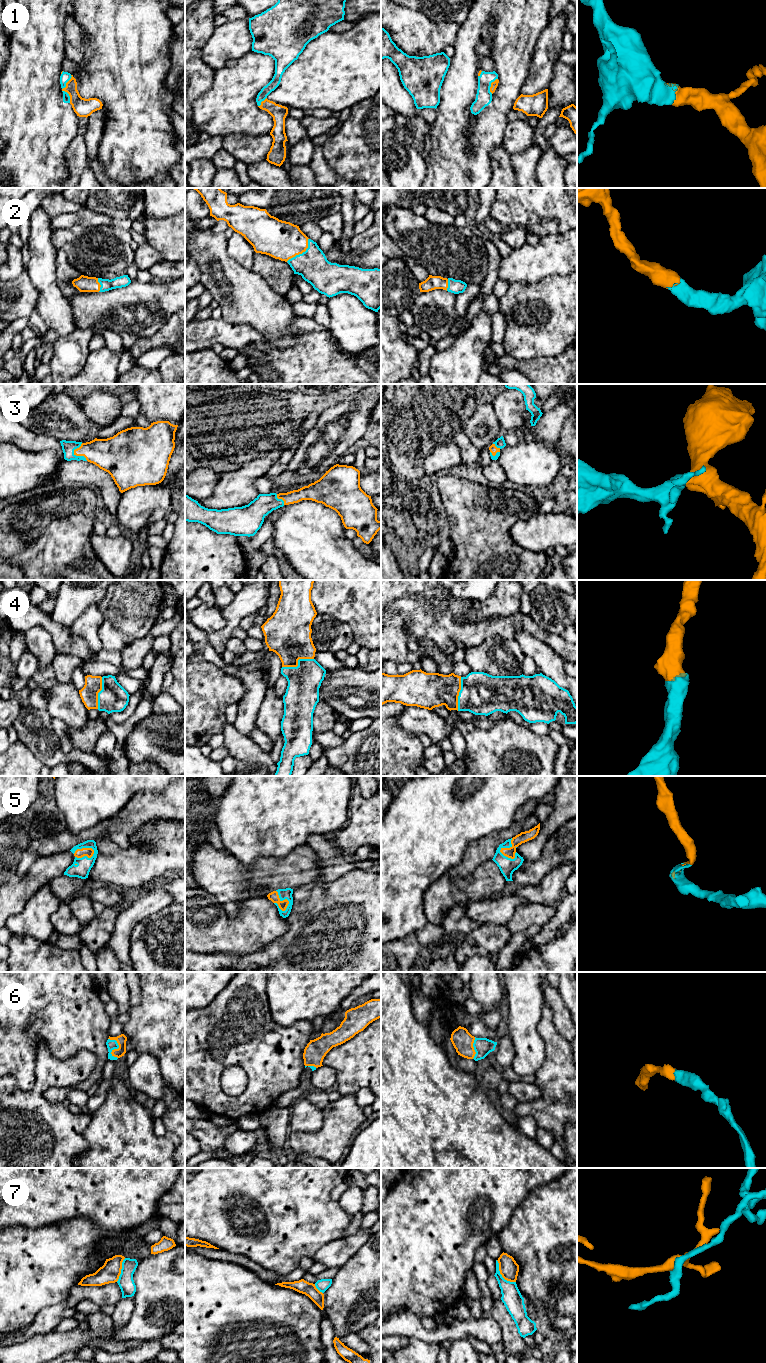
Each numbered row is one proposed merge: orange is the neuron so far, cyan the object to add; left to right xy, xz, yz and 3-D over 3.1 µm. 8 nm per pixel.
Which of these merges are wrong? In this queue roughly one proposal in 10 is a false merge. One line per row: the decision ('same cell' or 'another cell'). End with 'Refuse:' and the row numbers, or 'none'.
1: same cell
2: same cell
3: same cell
4: same cell
5: same cell
6: same cell
7: another cell
Refuse: 7

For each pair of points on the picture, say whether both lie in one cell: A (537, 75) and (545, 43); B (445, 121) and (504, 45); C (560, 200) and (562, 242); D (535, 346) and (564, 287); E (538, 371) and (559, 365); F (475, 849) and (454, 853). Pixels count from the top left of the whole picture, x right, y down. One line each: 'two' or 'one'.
A: one
B: one
C: two
D: one
E: one
F: two

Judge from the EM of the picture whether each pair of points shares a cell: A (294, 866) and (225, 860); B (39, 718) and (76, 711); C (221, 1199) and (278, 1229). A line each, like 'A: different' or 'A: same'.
A: same
B: different
C: same

